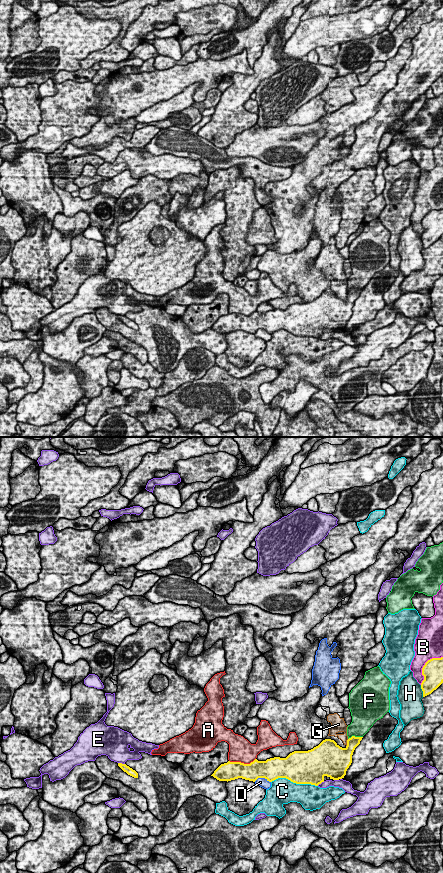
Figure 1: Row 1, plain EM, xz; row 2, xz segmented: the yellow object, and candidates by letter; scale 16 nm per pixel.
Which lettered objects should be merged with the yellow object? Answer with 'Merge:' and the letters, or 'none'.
Merge: none

